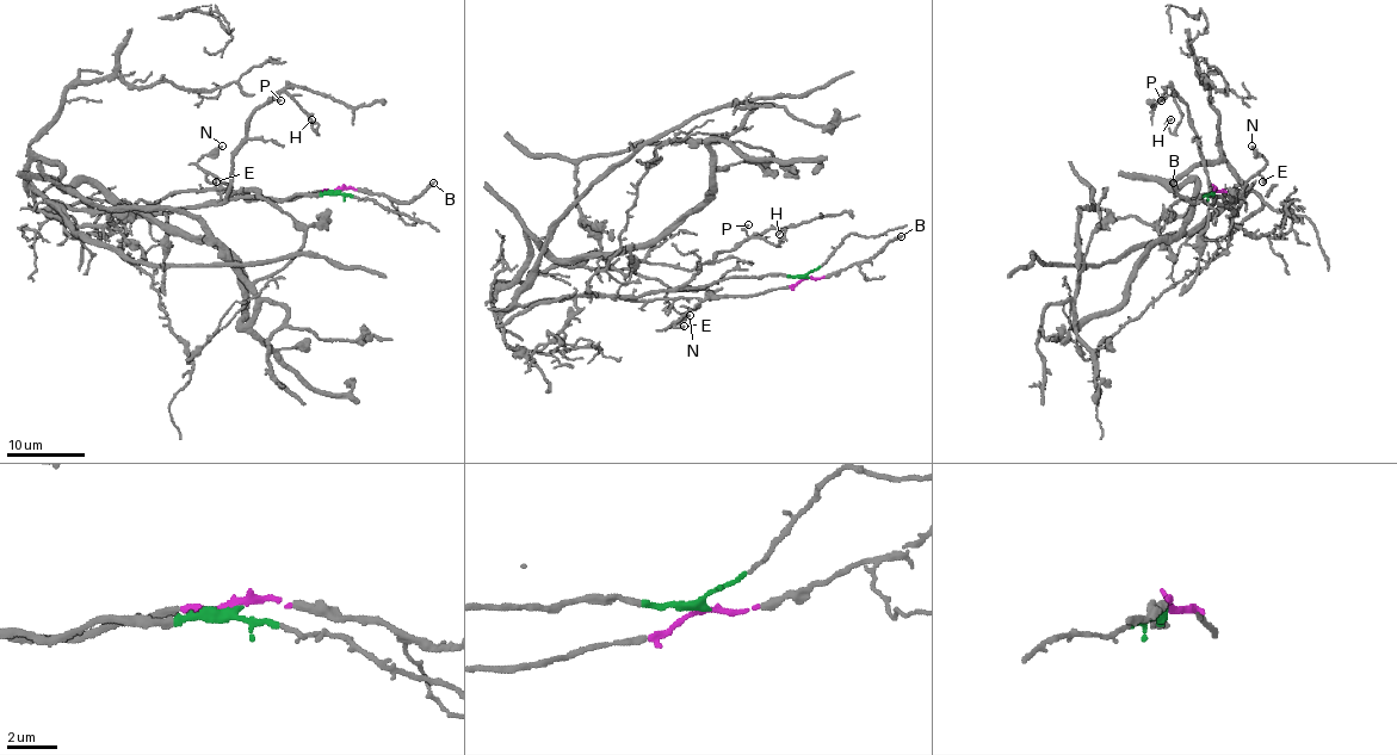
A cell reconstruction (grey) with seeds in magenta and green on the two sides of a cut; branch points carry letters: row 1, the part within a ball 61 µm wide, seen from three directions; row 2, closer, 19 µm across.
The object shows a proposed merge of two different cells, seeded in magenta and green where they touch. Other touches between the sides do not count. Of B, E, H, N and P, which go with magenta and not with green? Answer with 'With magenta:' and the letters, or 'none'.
With magenta: B, E, N

